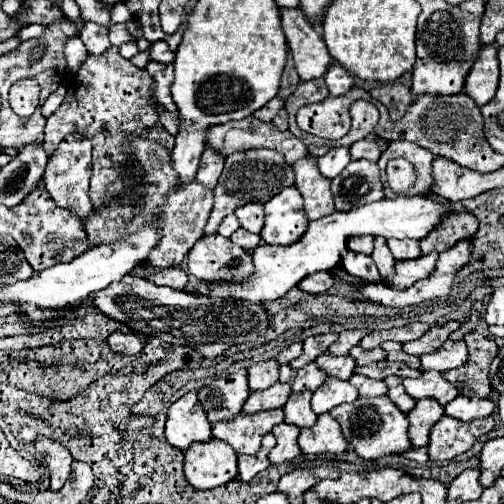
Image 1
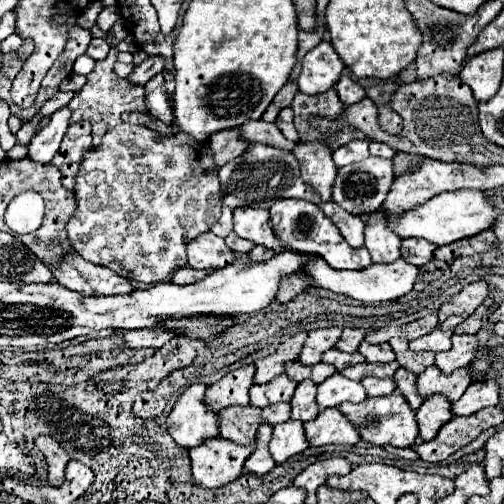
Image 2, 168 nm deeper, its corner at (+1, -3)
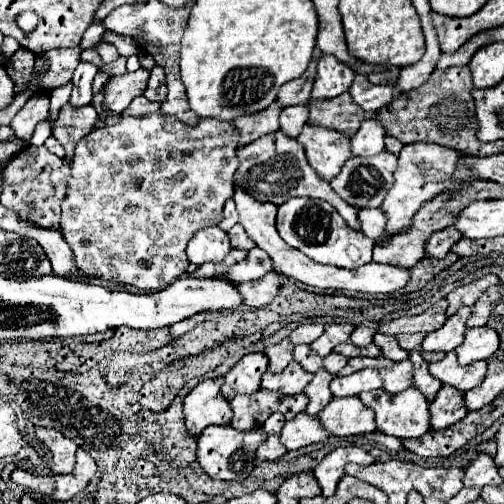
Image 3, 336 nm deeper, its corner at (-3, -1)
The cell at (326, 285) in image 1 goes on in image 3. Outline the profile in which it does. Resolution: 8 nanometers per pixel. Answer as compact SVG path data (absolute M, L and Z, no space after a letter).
M272 270L264 278L240 284L240 294L244 294L244 304L250 308L268 306L276 298L276 294L282 286L282 278L284 276L280 272Z

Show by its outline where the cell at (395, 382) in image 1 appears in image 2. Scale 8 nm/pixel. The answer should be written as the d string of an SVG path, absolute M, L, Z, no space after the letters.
M398 368L394 374L394 380L398 384L398 390L402 392L402 396L408 400L412 410L418 410L420 404L424 402L424 398L416 392L416 374L408 372L406 368Z

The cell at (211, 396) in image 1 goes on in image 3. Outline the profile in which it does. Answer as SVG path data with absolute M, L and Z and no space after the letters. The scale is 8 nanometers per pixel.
M262 352L246 354L226 376L220 394L232 400L236 394L254 394L260 388L260 378L266 372L268 358Z

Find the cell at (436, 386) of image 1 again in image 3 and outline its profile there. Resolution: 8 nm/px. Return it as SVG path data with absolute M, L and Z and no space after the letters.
M448 352L440 362L430 364L428 370L442 384L454 386L460 392L468 392L468 390L482 384L484 376L486 376L486 362L478 360L478 362L468 364L468 366L458 366L456 354Z

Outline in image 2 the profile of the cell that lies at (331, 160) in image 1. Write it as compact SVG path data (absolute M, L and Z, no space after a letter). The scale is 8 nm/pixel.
M364 138L364 140L352 140L344 146L340 146L338 150L334 150L334 162L338 168L346 166L346 164L354 164L354 162L360 162L364 158L370 156L368 152L368 144L370 140Z

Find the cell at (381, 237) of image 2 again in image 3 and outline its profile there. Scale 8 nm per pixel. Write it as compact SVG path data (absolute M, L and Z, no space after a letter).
M416 142L412 146L402 148L398 156L398 168L394 174L394 186L380 206L380 210L386 216L386 228L384 228L384 236L374 242L376 246L384 246L390 242L392 236L404 234L412 226L412 216L426 200L432 200L446 186L452 186L458 182L456 172L458 172L460 158L462 158L460 152L444 148L444 146L436 146L436 144Z

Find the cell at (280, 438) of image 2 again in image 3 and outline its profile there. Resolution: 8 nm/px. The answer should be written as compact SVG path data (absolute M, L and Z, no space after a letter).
M306 412L296 414L292 420L286 420L282 428L280 442L284 444L286 450L298 450L314 442L322 442L328 436L324 434L320 422L316 416L308 416Z

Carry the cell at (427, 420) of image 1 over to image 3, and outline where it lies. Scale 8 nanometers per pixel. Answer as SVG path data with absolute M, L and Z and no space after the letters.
M442 386L436 398L430 402L430 426L434 430L446 430L460 422L468 414L464 406L464 396L452 386Z

